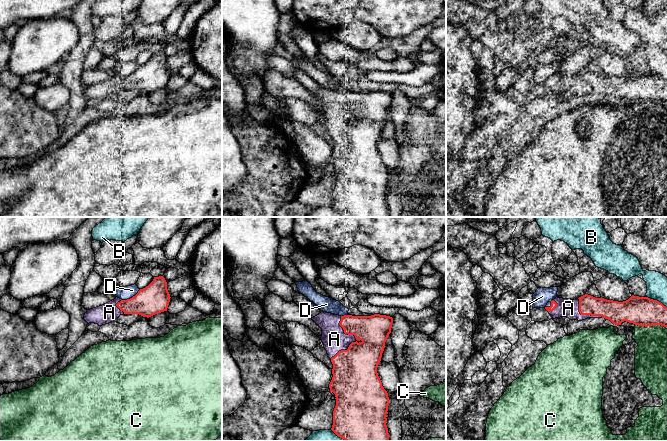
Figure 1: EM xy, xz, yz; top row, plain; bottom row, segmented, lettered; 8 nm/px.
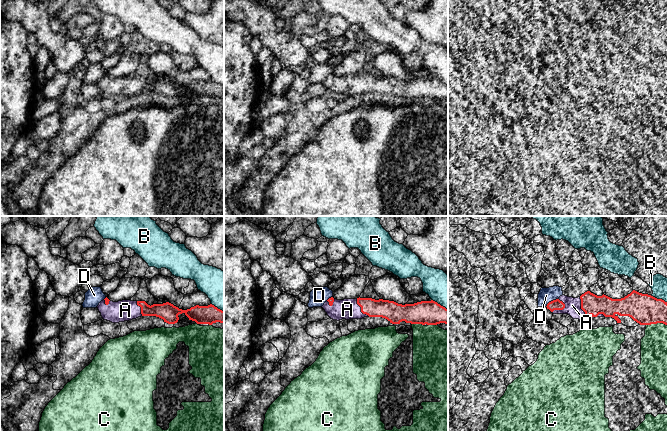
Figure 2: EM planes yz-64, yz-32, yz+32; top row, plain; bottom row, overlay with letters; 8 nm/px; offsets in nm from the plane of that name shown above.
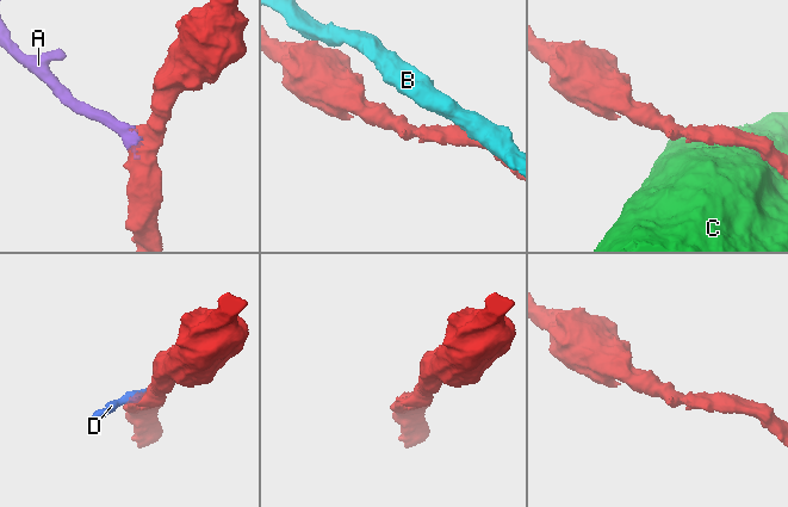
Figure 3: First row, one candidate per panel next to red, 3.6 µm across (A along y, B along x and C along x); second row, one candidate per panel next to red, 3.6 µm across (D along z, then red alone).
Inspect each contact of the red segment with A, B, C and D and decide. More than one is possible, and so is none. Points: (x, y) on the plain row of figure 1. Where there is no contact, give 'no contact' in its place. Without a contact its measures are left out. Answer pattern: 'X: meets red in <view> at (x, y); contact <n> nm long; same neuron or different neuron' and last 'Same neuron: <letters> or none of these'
A: meets red in xz at (356, 115); contact 360 nm long; same neuron
B: meets red in yz at (656, 76); contact 180 nm long; different neuron
C: meets red in yz at (650, 101); contact 240 nm long; different neuron
D: meets red in xy at (132, 73); contact 180 nm long; different neuron
Same neuron: A

